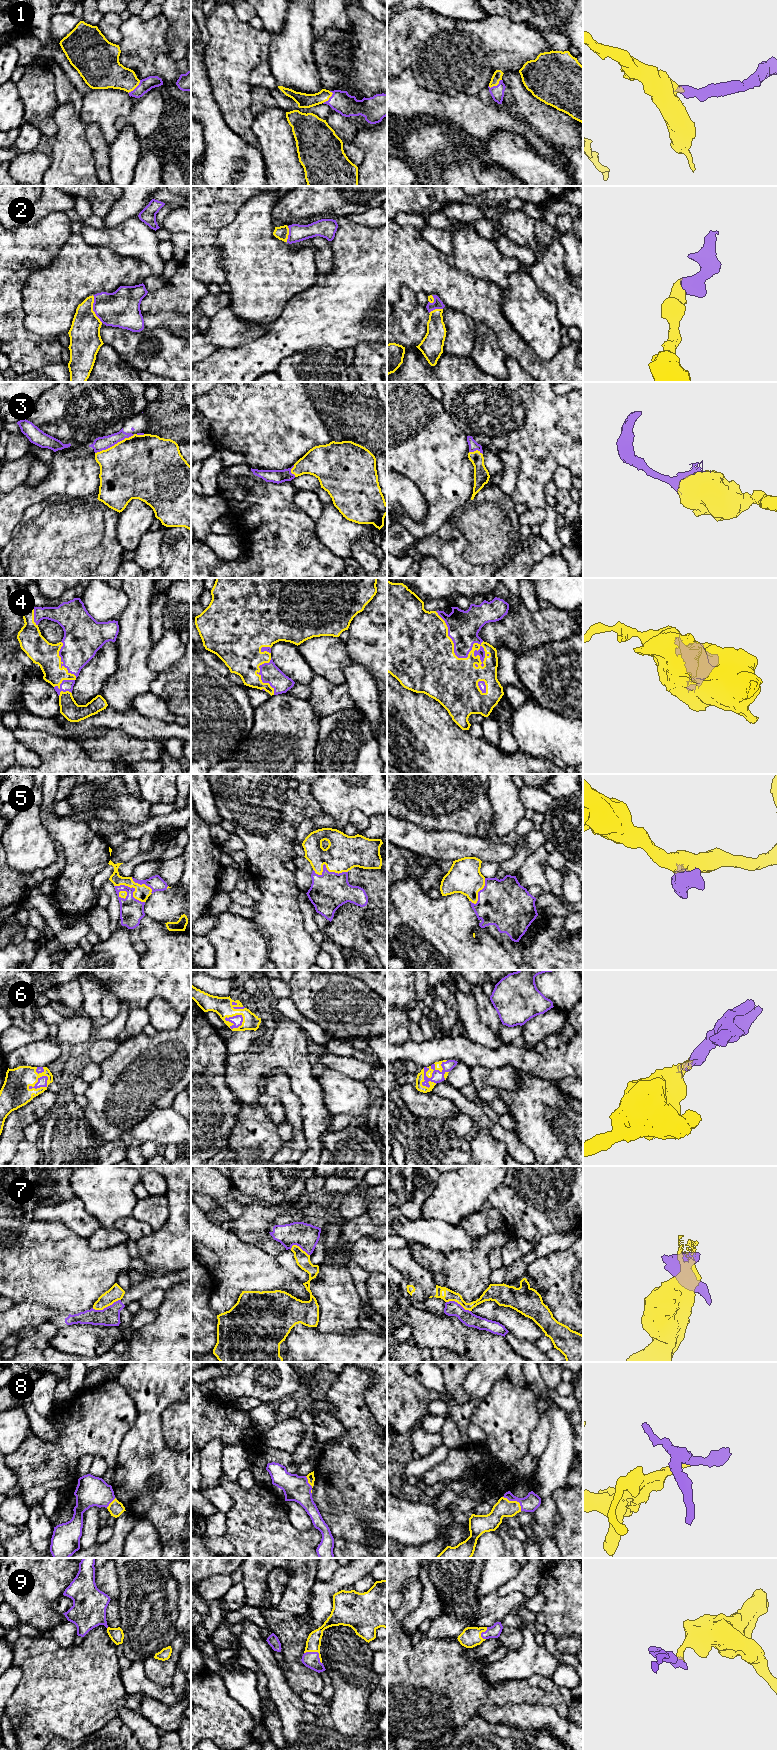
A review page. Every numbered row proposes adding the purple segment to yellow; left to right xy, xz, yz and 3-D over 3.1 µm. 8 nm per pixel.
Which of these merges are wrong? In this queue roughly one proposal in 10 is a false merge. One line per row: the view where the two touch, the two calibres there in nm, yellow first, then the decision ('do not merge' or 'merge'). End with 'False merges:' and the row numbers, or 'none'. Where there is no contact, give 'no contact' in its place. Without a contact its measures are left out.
1: meets yellow in xy; 240 nm thick on the yellow side, 110 nm on the other; merge
2: meets yellow in xy; 240 nm thick on the yellow side, 300 nm on the other; merge
3: meets yellow in xy; 500 nm thick on the yellow side, 110 nm on the other; merge
4: meets yellow in yz; 440 nm thick on the yellow side, 260 nm on the other; merge
5: meets yellow in xz; 280 nm thick on the yellow side, 300 nm on the other; merge
6: meets yellow in yz; 60 nm thick on the yellow side, 90 nm on the other; merge
7: meets yellow in xy; 120 nm thick on the yellow side, 160 nm on the other; do not merge
8: meets yellow in yz; 140 nm thick on the yellow side, 140 nm on the other; merge
9: meets yellow in xz; 120 nm thick on the yellow side, 130 nm on the other; merge
False merges: 7

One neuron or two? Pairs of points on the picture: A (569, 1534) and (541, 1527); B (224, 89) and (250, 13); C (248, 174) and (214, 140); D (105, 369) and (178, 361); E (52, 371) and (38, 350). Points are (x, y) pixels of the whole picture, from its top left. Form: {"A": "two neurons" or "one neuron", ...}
{"A": "two neurons", "B": "two neurons", "C": "one neuron", "D": "two neurons", "E": "two neurons"}

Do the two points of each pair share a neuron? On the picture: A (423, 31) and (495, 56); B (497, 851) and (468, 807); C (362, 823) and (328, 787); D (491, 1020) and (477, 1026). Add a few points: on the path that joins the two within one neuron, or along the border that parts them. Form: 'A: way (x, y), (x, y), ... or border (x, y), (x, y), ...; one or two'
A: way (441, 49), (448, 56), (452, 57), (477, 57); one
B: border (452, 831), (475, 835); two
C: border (369, 817), (354, 808), (348, 822); two
D: border (475, 1001), (480, 1018), (499, 1038); two

